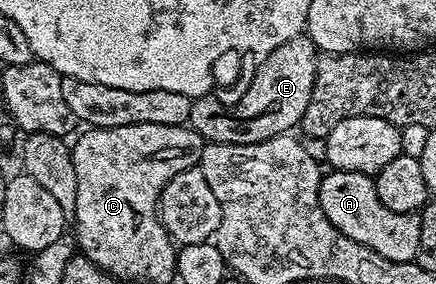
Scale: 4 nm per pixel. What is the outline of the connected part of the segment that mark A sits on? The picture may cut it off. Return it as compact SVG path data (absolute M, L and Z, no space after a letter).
M331 170L323 174L320 185L320 209L324 209L324 217L344 233L344 237L352 237L360 245L380 253L380 257L388 257L388 261L412 263L418 258L420 249L420 218L417 214L392 213L376 197L376 185L373 178L355 171Z

